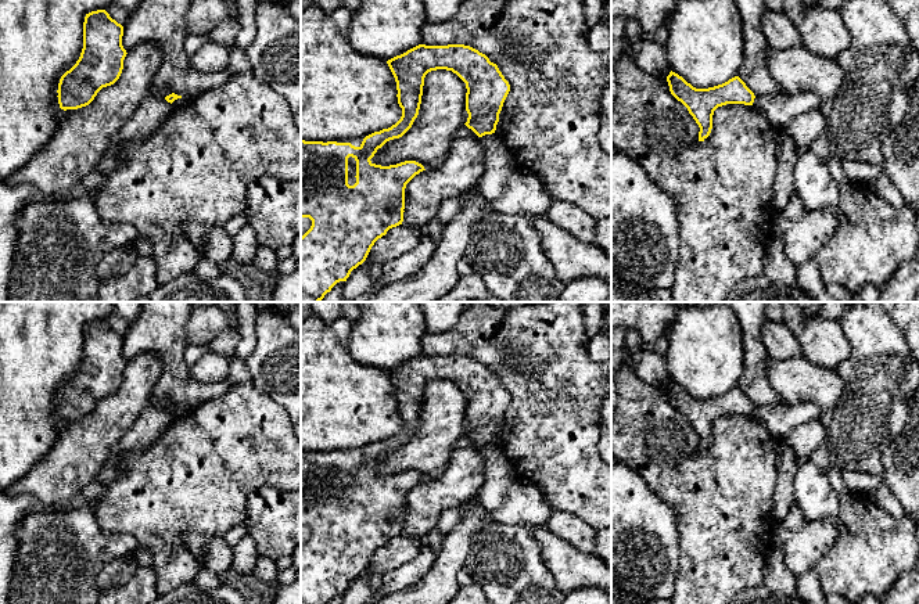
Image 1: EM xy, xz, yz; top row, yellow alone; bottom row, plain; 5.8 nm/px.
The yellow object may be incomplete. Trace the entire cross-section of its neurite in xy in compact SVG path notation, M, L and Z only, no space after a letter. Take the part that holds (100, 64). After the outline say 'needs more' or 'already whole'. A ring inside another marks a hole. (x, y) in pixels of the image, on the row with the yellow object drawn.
M105 10L86 14L80 57L58 83L57 97L61 109L89 105L103 87L119 79L128 54L122 46L122 36L123 26Z; already whole

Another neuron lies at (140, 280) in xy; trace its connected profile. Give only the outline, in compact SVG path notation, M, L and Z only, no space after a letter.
M139 256L125 273L101 278L98 302L134 302L157 290L157 267L151 256Z

